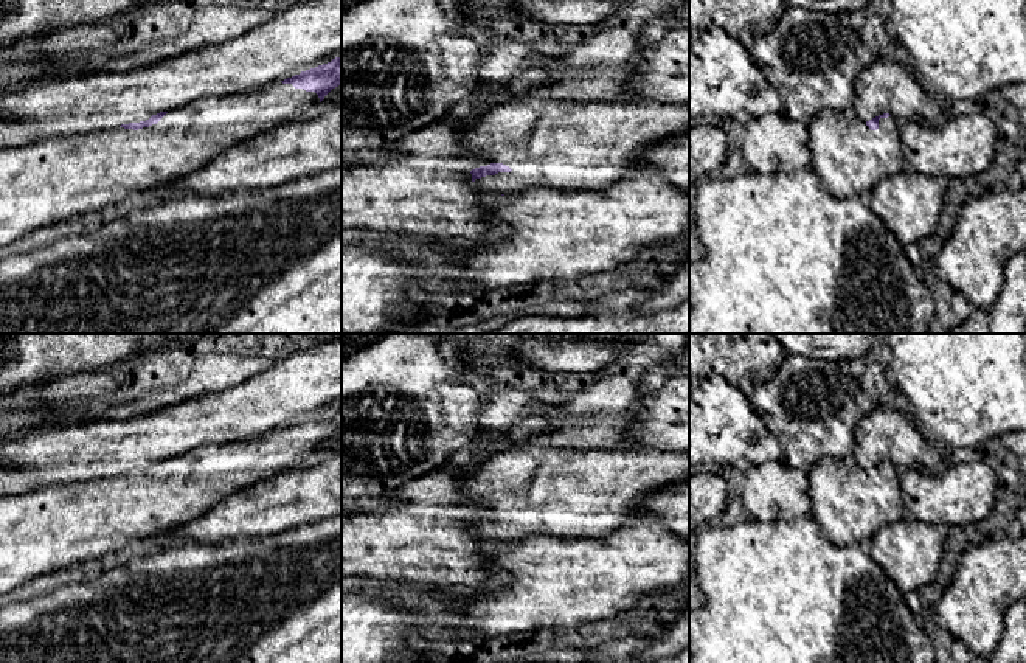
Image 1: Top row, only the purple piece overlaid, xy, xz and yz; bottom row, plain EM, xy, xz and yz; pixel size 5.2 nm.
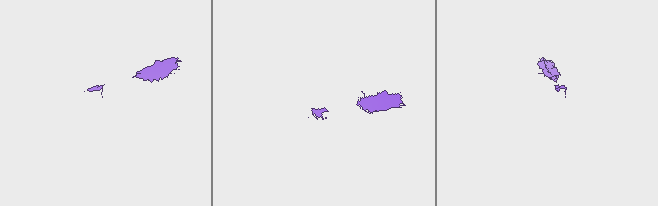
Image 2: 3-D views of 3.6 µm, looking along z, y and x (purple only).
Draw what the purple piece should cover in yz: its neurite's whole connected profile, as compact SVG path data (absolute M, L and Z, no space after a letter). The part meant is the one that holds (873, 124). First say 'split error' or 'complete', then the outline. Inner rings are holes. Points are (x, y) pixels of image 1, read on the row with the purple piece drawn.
split error; M823 109L807 126L812 169L837 199L871 193L883 177L896 175L906 168L899 121L889 113L863 121L854 112Z

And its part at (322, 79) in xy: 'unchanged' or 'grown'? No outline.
grown

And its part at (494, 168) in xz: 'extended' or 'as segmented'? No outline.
extended

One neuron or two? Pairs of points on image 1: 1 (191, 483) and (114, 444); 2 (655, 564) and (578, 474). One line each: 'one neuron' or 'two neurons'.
1: two neurons
2: two neurons

